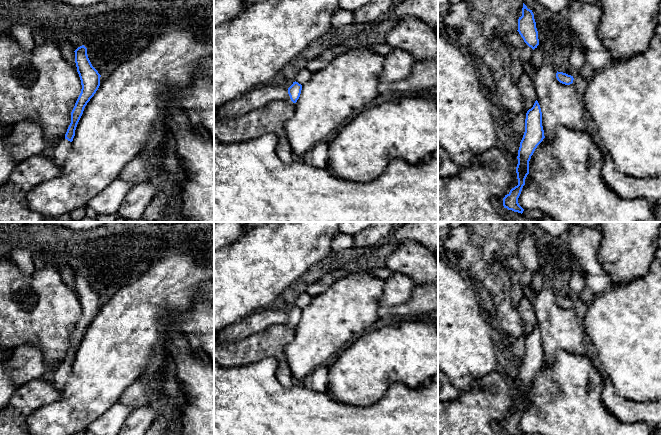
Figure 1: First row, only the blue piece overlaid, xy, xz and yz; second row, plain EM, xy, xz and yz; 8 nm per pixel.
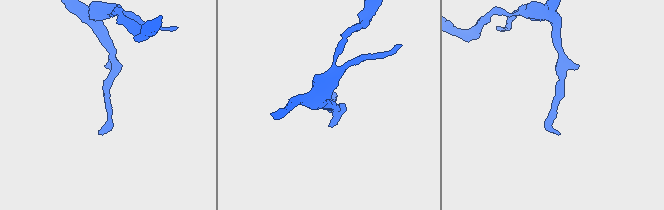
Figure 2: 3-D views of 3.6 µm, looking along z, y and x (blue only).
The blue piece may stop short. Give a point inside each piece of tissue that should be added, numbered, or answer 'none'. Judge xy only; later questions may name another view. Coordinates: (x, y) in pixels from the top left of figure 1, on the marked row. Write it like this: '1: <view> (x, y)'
1: xy (61, 151)

